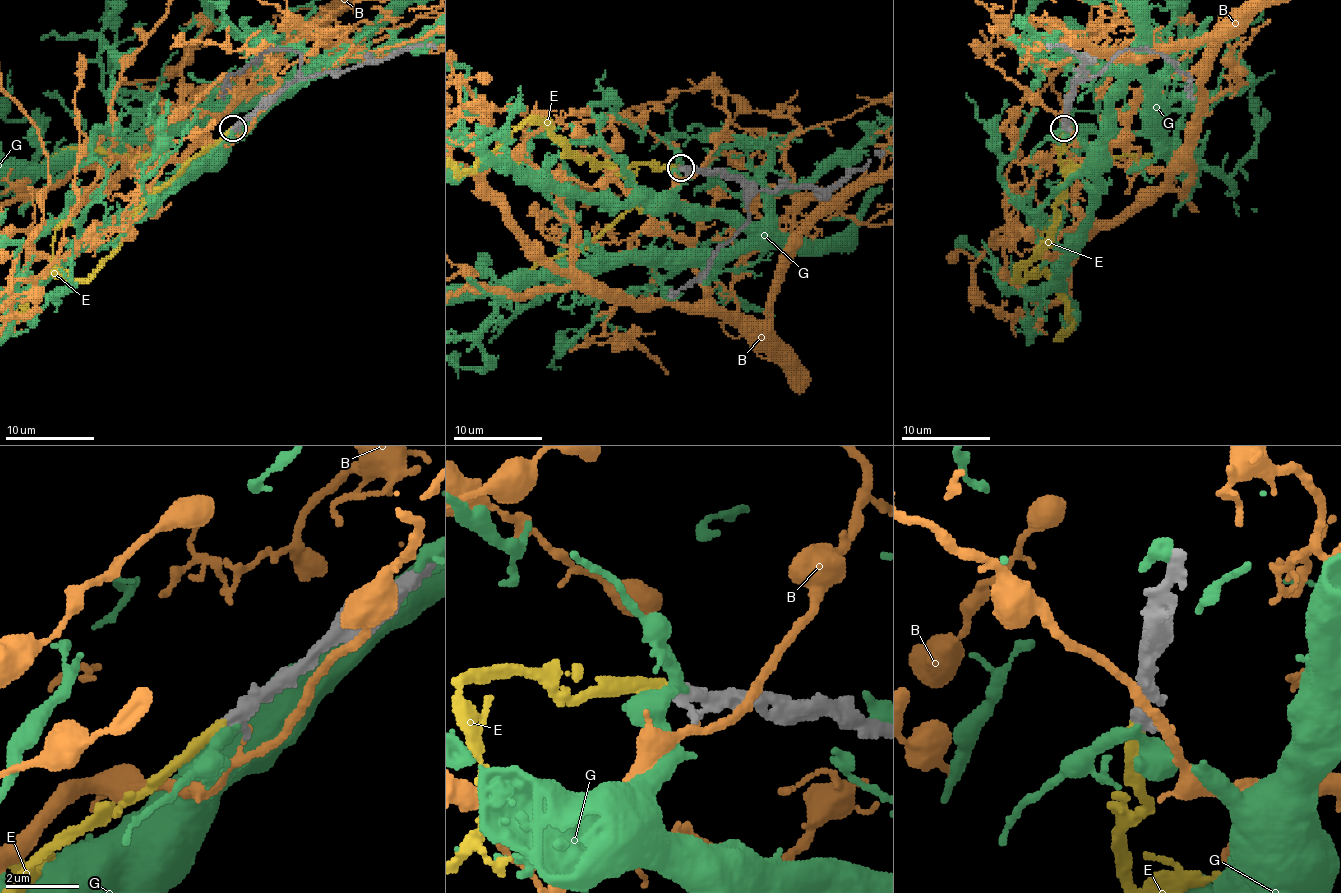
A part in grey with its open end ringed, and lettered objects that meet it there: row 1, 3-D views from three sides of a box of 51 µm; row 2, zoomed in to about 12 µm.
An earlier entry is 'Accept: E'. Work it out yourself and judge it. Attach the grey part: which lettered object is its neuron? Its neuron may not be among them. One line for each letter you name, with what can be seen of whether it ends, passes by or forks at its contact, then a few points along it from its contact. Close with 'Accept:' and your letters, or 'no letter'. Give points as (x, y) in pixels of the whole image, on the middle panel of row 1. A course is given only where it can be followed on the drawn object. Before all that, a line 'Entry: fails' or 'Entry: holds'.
Entry: holds
E: it ends
Accept: E

